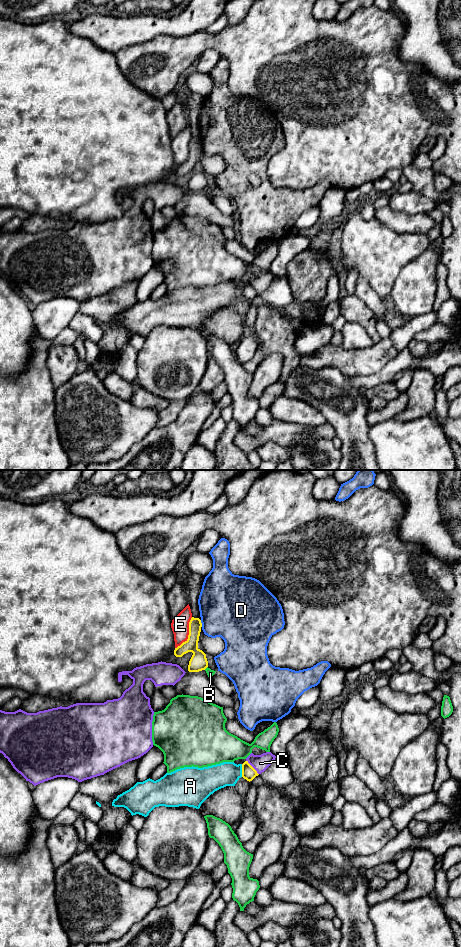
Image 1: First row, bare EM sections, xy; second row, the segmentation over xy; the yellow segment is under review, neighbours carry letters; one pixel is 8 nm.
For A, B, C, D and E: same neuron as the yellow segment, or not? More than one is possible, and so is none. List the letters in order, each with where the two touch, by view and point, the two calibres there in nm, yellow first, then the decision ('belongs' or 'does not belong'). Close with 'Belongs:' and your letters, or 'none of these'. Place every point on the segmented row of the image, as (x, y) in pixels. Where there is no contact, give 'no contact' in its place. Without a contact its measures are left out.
A: xy (242, 770) | 110/200 nm | does not belong
B: xy (205, 668) | 140/60 nm | does not belong
C: xy (252, 767) | 110/140 nm | does not belong
D: xy (201, 623) | 110/460 nm | does not belong
E: xy (189, 634) | 140/140 nm | does not belong
Belongs: none of these

